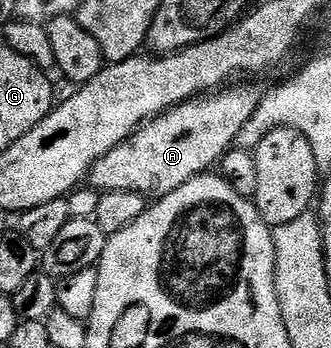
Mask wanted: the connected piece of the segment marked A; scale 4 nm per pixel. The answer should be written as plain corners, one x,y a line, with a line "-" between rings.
234,84
217,92
203,94
201,98
193,98
179,106
173,106
165,114
154,118
141,126
128,140
116,144
108,156
96,160
90,170
88,182
99,192
108,190
137,190
139,194
157,200
168,192
176,192
180,184
188,184
196,176
213,171
221,163
223,156
237,143
240,128
252,120
252,112
262,103
262,94
254,91
250,86

